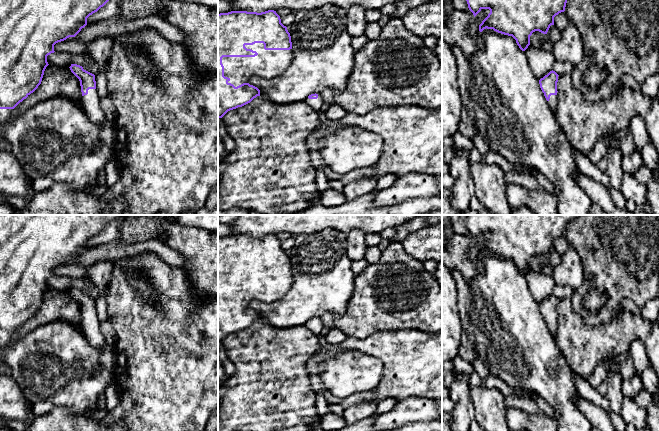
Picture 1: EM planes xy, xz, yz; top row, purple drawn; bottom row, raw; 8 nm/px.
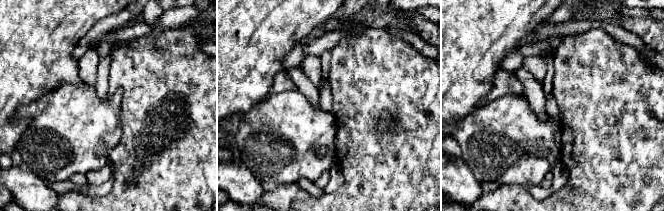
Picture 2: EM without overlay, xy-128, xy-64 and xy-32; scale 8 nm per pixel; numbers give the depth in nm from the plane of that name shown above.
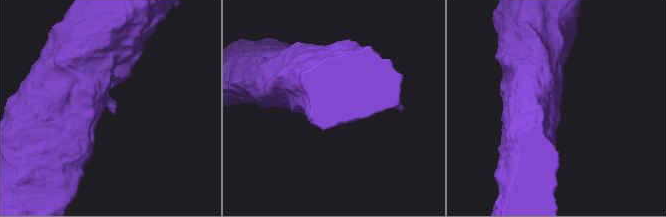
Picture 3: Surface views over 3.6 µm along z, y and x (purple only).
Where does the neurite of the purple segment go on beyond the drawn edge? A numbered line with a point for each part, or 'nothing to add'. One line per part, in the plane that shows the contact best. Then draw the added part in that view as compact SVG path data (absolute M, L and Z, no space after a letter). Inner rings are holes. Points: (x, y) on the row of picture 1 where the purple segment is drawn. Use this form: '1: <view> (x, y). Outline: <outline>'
1: xy (91, 102). Outline: M89 89L88 94L82 96L82 104L89 119L93 123L102 126L101 139L107 145L112 146L115 142L115 124L106 119L101 107L100 98L96 89Z
2: xz (268, 64). Outline: M255 43L253 45L245 45L247 49L251 49L258 53L255 57L223 57L222 64L224 66L224 76L230 80L228 83L235 87L248 83L254 76L259 76L264 79L272 79L281 75L292 62L292 49L290 50L265 50L263 43Z

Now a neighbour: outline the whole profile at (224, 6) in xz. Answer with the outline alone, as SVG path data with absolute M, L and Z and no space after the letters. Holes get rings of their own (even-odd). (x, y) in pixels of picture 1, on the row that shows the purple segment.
M218 0L218 14L234 11L231 0Z

